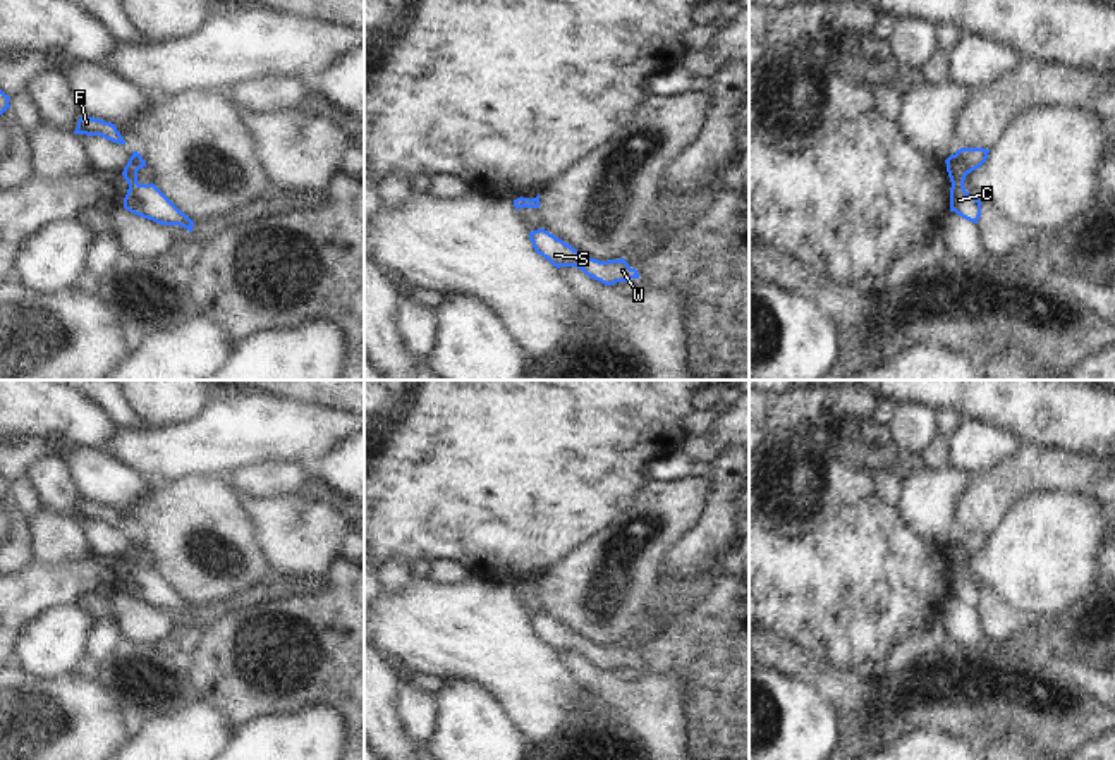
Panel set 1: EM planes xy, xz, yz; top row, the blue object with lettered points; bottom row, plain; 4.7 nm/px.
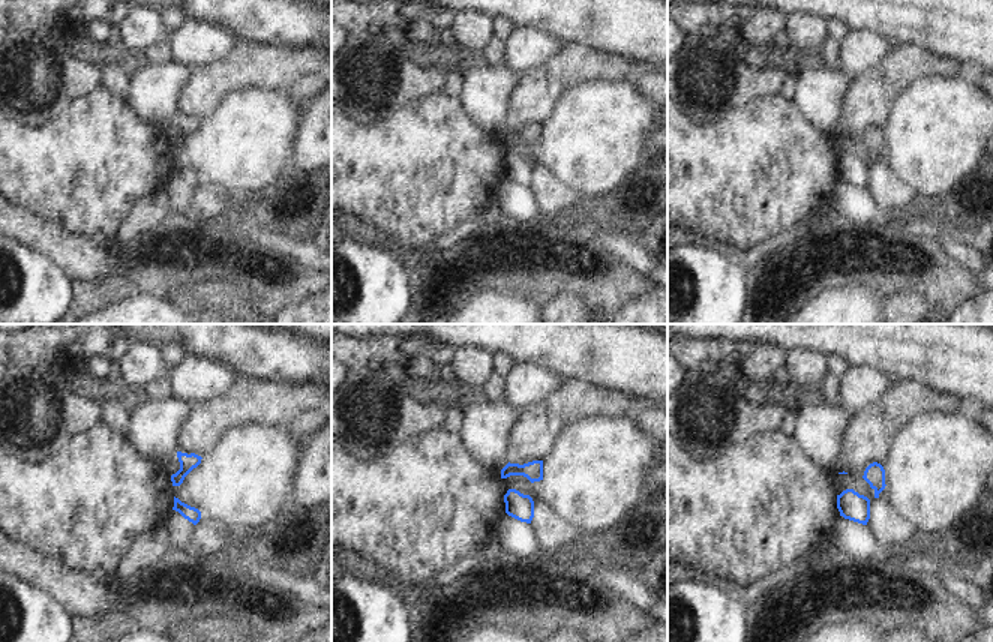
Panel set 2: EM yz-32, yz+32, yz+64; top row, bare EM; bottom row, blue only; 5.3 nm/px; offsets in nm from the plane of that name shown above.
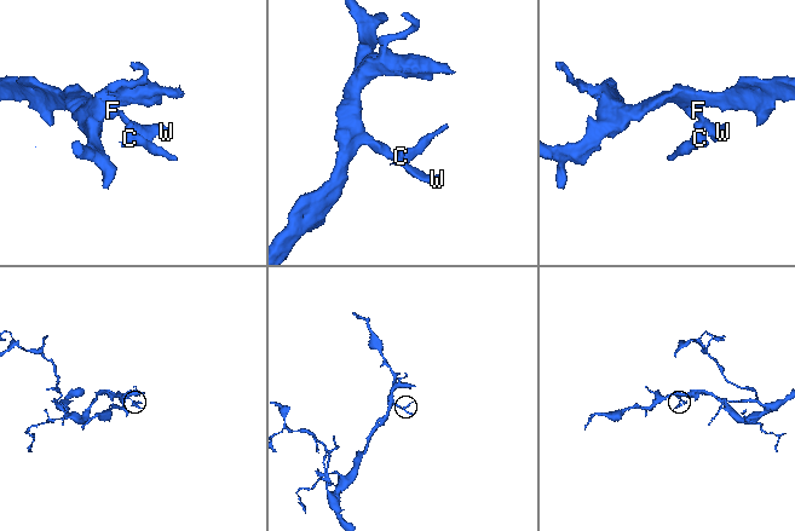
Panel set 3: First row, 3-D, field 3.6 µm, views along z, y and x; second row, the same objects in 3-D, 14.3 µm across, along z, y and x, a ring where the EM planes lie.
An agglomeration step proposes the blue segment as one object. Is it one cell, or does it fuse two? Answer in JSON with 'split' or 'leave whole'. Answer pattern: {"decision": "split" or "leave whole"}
{"decision": "split"}

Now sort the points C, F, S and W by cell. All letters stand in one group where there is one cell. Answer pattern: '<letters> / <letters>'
C / F S W

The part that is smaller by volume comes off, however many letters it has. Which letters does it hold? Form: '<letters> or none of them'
C

